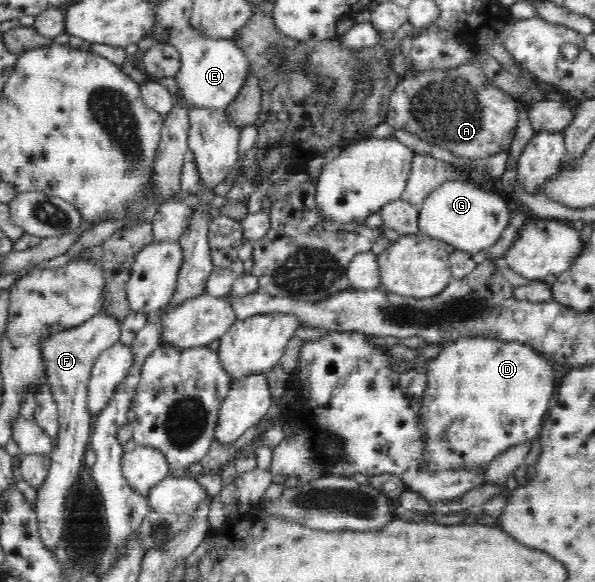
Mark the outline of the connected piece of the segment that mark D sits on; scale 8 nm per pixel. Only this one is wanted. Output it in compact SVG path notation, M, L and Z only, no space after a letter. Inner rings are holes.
M466 339L462 342L446 344L439 356L429 362L429 369L426 374L428 376L428 387L422 397L426 404L424 428L430 434L430 447L433 450L433 468L450 468L474 464L488 465L490 461L493 461L500 454L504 454L506 450L514 448L514 445L529 444L538 439L549 415L550 400L556 394L556 376L554 376L552 364L544 357L538 355L536 351L530 349L530 347L518 346L518 343L502 343L494 340L490 342L490 339Z

